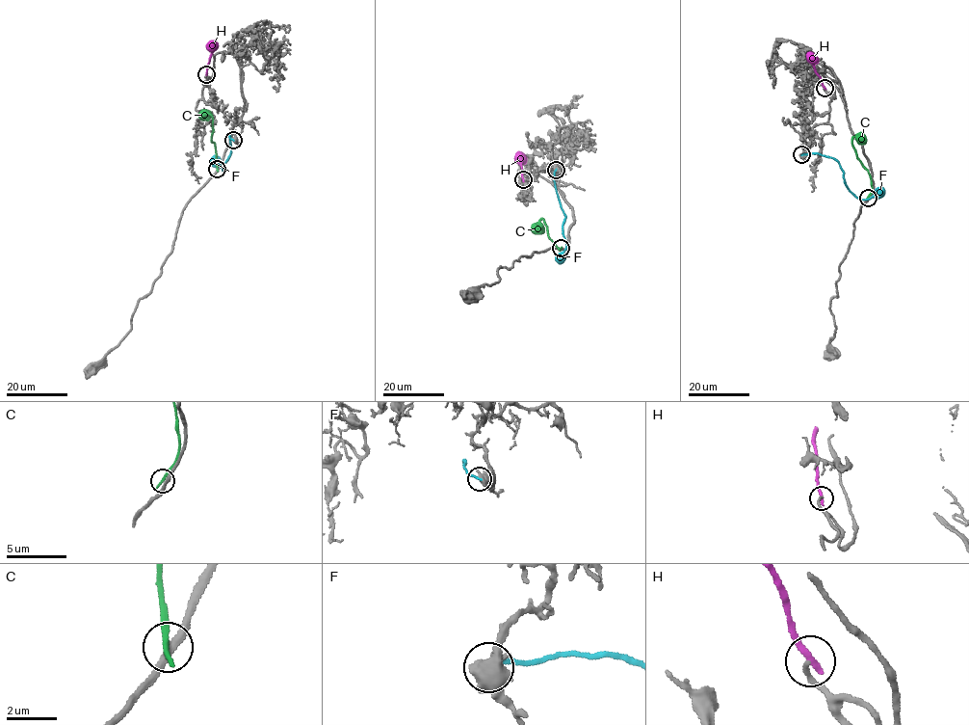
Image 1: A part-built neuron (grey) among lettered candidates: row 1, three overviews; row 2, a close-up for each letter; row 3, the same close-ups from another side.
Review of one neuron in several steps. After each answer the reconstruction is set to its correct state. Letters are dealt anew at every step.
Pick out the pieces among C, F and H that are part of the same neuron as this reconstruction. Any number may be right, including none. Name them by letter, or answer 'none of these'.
none of these

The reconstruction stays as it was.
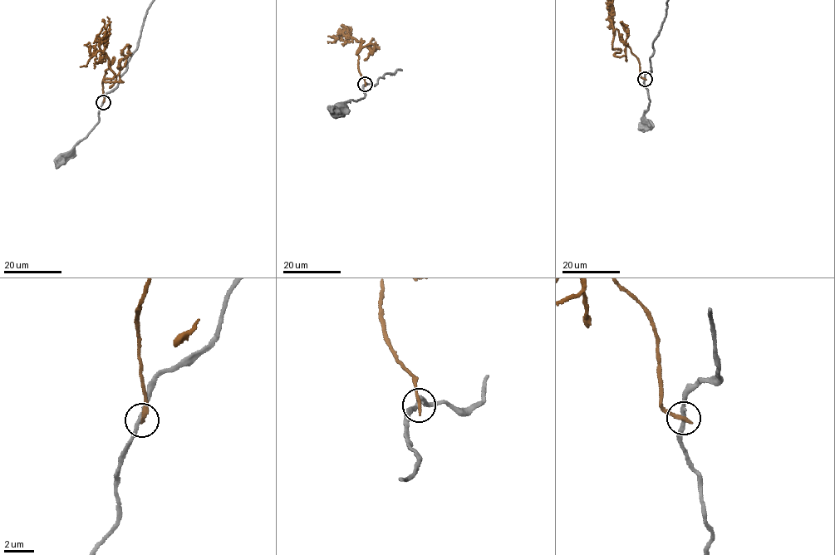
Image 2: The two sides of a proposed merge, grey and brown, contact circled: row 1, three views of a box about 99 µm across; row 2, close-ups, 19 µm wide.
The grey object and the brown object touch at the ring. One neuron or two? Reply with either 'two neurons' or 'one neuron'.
two neurons

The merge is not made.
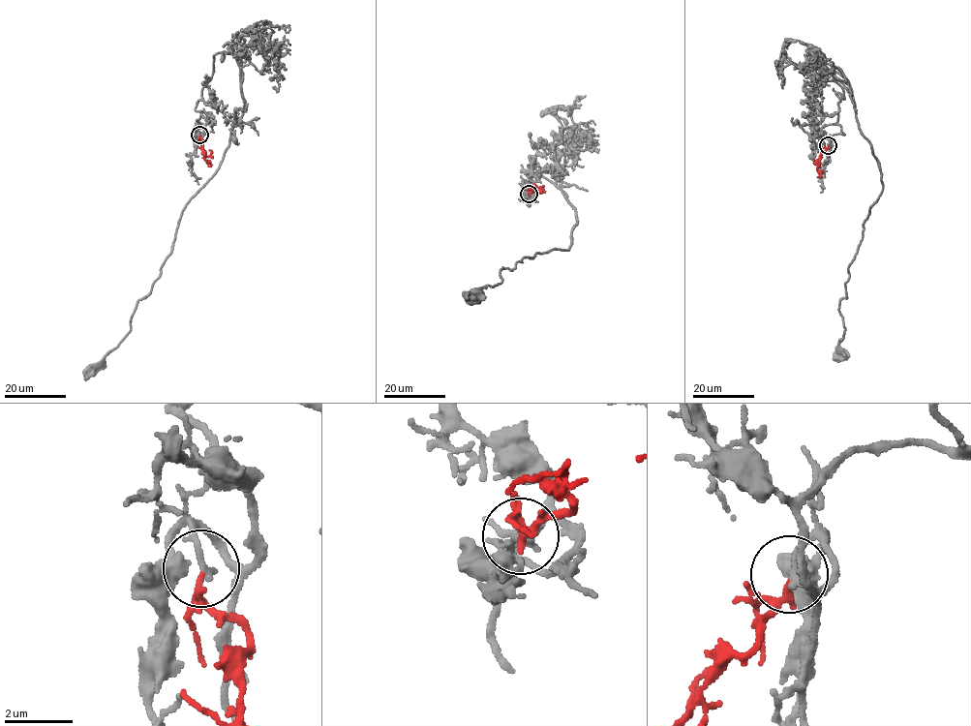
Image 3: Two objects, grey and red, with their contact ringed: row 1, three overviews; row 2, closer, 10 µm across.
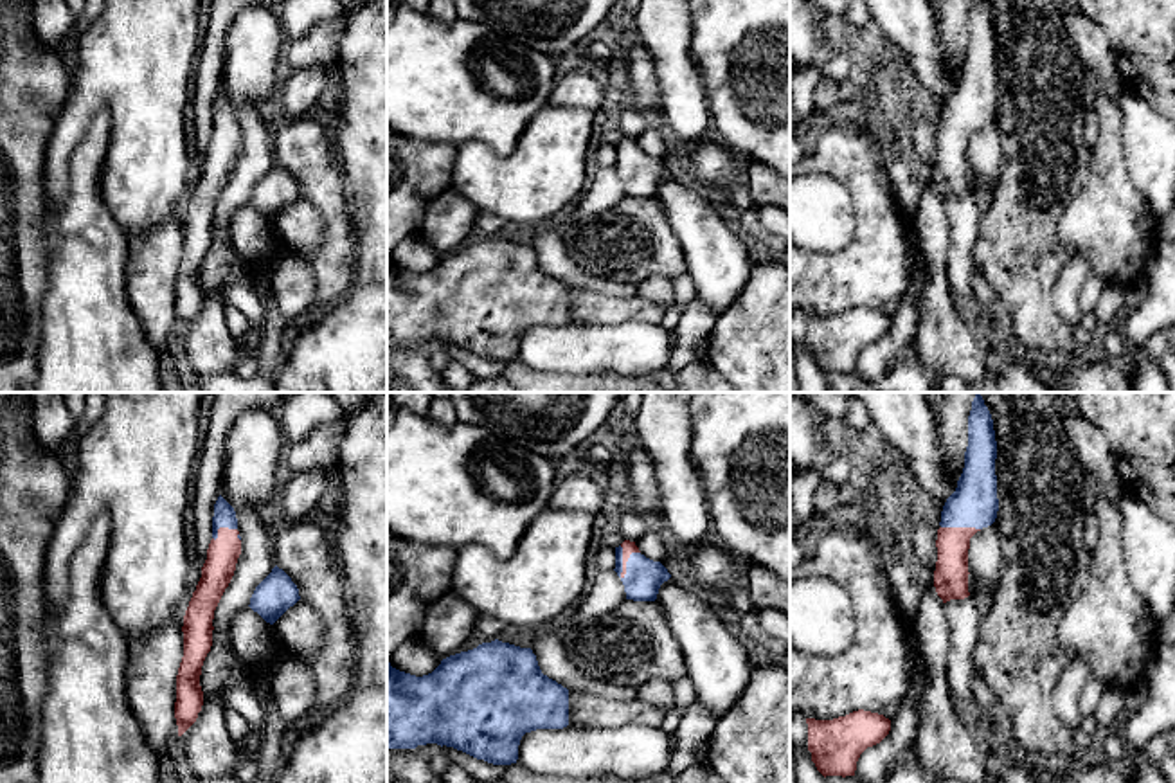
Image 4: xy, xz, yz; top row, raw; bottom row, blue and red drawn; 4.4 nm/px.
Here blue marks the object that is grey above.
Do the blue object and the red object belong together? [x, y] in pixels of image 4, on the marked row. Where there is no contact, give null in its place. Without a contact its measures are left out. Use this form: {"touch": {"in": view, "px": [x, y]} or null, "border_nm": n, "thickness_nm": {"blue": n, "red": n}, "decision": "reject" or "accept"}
{"touch": {"in": "xz", "px": [627, 562]}, "border_nm": 150, "thickness_nm": {"blue": 170, "red": 60}, "decision": "accept"}

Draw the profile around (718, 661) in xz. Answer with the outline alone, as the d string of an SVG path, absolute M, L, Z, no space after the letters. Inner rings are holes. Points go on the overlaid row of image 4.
M671 576L655 599L684 652L695 700L722 716L741 697L758 657L734 630L727 614L711 608L698 589Z

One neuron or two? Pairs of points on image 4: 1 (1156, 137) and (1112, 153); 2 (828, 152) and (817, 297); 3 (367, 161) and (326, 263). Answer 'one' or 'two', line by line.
1: two
2: one
3: two

